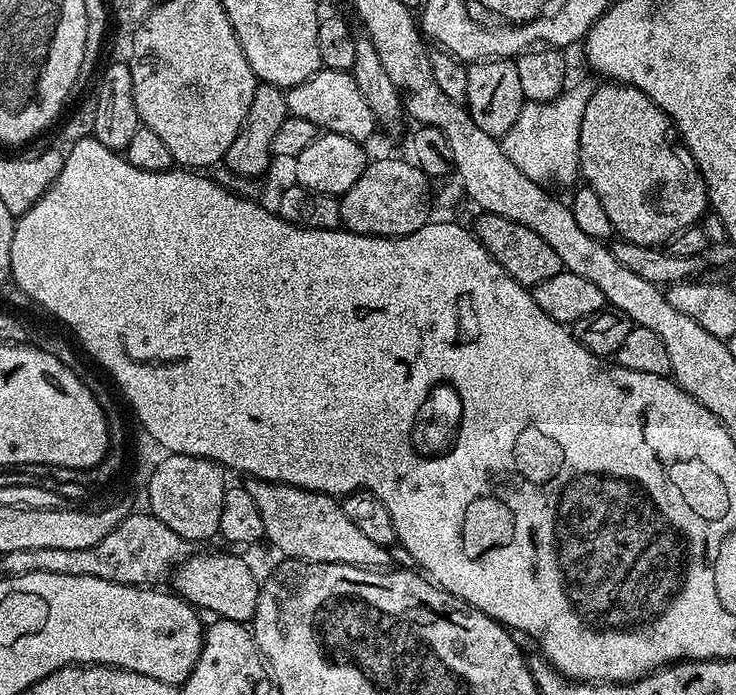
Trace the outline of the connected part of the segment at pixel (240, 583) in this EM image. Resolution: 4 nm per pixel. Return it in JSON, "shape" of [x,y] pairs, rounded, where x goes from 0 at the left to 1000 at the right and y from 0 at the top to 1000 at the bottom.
{"shape":[[[272,794],[245,807],[231,829],[238,856],[255,865],[273,882],[289,881],[289,888],[302,892],[341,894],[351,872],[355,836],[348,835],[342,817],[326,800],[310,794]]]}

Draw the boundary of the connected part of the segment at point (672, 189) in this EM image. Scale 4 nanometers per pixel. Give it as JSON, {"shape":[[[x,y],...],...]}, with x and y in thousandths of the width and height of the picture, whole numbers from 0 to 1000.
{"shape":[[[821,118],[811,125],[810,132],[796,148],[795,164],[791,168],[789,199],[788,199],[788,237],[787,252],[792,263],[813,279],[818,289],[818,298],[823,301],[823,308],[829,312],[832,332],[838,341],[855,345],[863,351],[885,351],[887,354],[901,353],[904,348],[920,340],[929,328],[939,328],[963,304],[962,269],[957,265],[954,250],[943,233],[933,213],[921,200],[921,191],[908,167],[891,151],[882,138],[872,135],[872,129],[859,127],[853,121],[840,121],[836,118]]]}

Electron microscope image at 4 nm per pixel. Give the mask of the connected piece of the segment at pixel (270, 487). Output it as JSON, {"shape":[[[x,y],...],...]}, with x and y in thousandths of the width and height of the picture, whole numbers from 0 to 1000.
{"shape":[[[346,688],[338,689],[334,701],[340,717],[345,717],[345,728],[351,728],[351,740],[356,745],[356,757],[359,758],[359,777],[363,781],[370,781],[382,794],[382,801],[393,806],[414,806],[416,809],[427,809],[428,812],[474,812],[476,814],[486,814],[488,817],[508,817],[512,820],[526,819],[531,813],[527,812],[533,806],[531,797],[527,796],[531,793],[523,784],[505,778],[500,770],[492,768],[492,763],[486,763],[486,757],[481,757],[481,751],[476,751],[476,745],[470,745],[466,724],[458,715],[444,714],[442,708],[428,708],[427,705],[416,705],[414,702],[401,702],[393,696],[374,696],[365,691],[351,691]]]}

